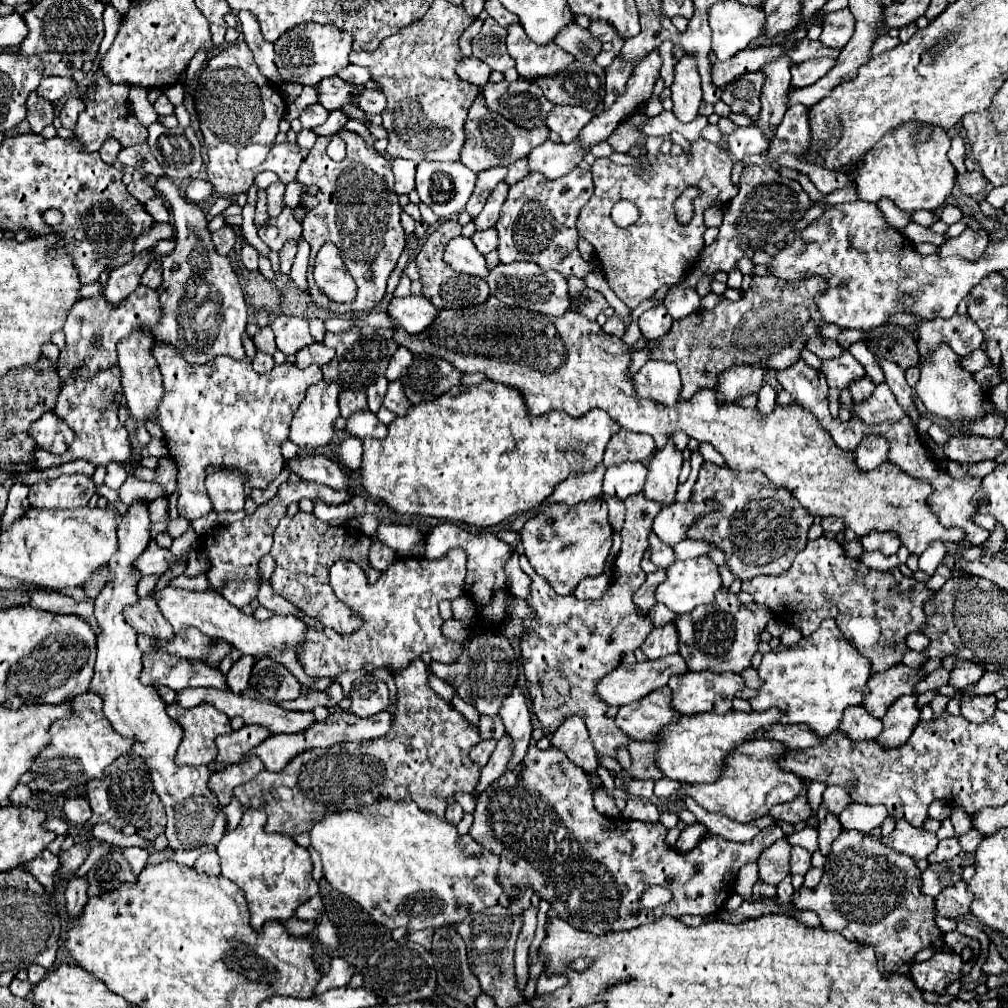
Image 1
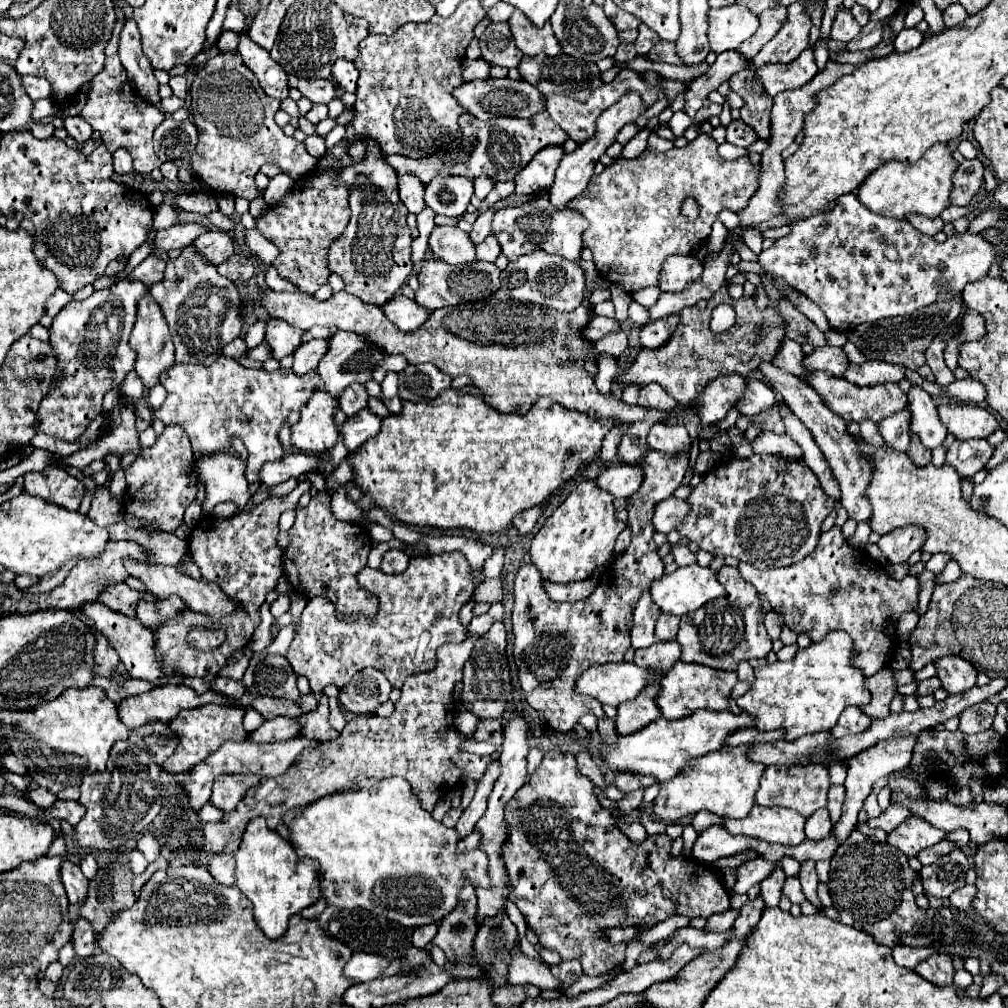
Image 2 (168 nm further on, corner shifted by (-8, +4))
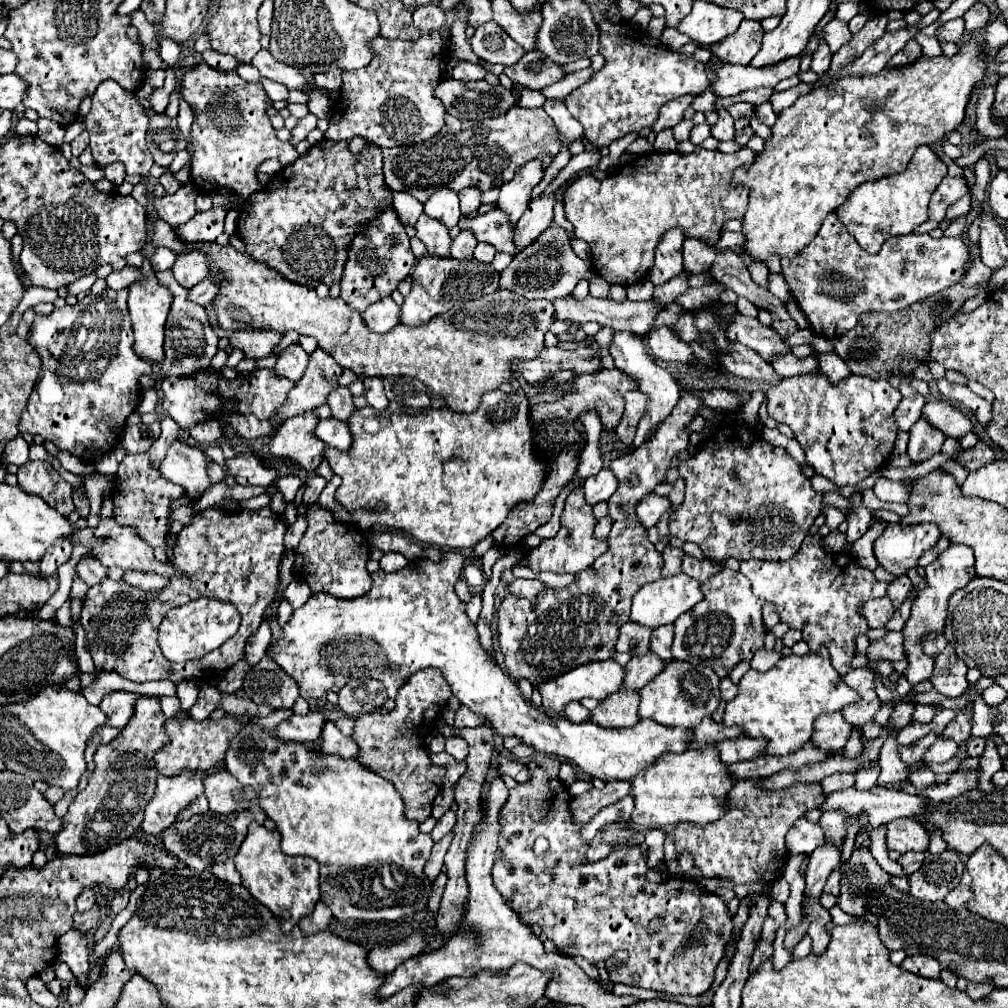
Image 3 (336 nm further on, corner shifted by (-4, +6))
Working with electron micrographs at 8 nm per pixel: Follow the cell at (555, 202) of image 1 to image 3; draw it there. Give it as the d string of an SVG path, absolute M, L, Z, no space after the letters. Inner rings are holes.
M498 208L492 212L480 214L476 218L462 216L458 226L460 226L460 230L474 232L478 242L492 244L498 252L514 254L514 244L512 244L514 228L508 224L508 216L504 212L500 212Z

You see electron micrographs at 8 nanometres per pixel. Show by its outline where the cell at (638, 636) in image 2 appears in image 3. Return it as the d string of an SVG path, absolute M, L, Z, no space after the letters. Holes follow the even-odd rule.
M626 622L620 628L618 642L614 646L616 652L628 652L630 656L642 656L650 652L650 628L642 628L634 622Z

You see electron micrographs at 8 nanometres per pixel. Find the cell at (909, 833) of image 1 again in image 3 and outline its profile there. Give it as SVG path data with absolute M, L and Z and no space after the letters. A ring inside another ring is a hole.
M914 818L892 820L886 826L886 844L890 850L896 850L900 854L910 852L910 850L924 852L928 850L928 842L930 842L930 834Z

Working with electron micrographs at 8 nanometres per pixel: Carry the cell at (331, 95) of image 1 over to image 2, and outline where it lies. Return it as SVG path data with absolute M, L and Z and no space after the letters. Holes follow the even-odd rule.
M288 76L290 86L298 88L302 96L312 100L312 104L328 104L332 98L336 98L336 86L332 78L326 80L306 80L306 78L296 78Z

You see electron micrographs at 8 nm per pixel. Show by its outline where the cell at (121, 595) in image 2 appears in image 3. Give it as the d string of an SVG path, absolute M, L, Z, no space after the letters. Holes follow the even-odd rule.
M84 554L80 558L80 562L76 564L76 574L88 584L88 586L96 586L102 582L102 578L106 578L106 568L90 554Z

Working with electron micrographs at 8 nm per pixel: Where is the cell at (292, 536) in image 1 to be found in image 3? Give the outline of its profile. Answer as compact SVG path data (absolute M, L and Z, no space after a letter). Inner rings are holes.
M312 504L308 508L308 530L296 548L294 576L304 580L312 592L328 592L336 598L358 598L364 596L372 578L366 570L370 550L362 530L356 524L340 524L332 520L332 512Z

